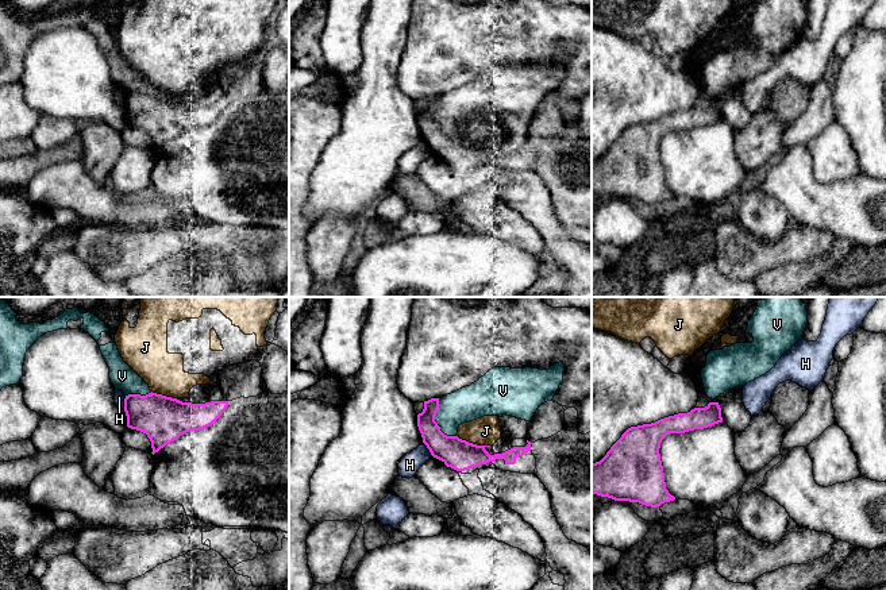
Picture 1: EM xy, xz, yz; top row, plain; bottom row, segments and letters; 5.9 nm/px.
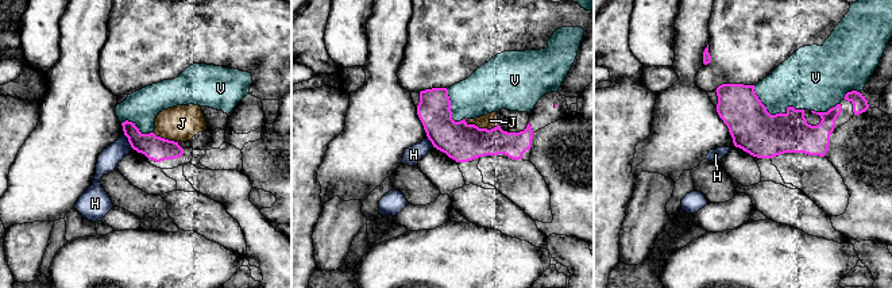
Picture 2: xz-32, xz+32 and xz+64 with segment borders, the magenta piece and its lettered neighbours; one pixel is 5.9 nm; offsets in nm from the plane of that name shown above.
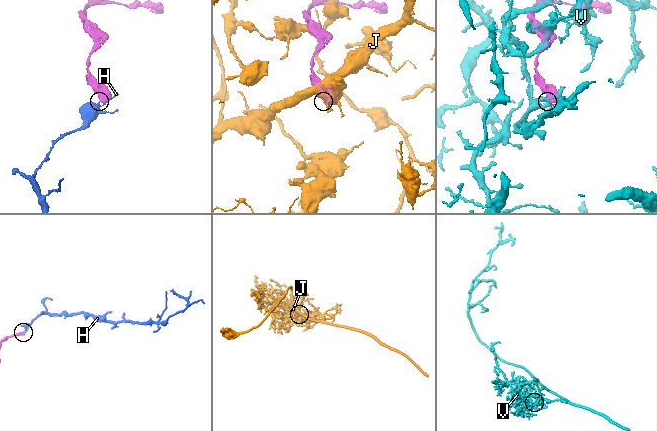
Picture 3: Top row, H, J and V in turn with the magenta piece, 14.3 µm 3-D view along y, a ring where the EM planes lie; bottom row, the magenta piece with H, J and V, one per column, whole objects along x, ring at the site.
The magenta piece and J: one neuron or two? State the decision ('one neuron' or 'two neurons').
two neurons

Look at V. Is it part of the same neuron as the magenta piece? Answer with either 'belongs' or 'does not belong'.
does not belong

